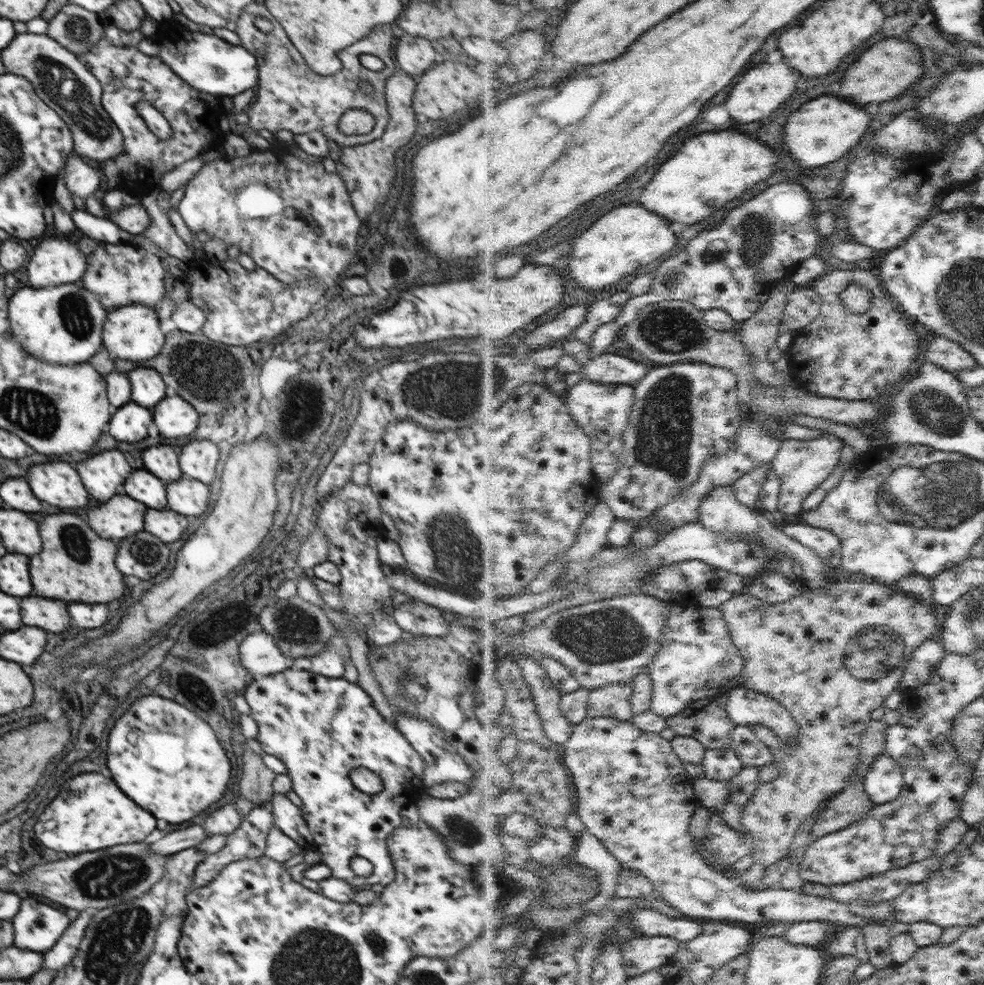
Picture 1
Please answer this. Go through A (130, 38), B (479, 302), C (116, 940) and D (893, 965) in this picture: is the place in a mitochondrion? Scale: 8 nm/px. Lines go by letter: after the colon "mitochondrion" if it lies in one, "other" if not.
A: other
B: other
C: mitochondrion
D: other

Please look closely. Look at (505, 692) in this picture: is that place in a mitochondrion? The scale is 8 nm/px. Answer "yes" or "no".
no

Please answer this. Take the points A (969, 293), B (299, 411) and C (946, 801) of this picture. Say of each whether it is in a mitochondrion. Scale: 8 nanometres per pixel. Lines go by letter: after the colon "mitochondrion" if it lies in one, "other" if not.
A: mitochondrion
B: mitochondrion
C: other

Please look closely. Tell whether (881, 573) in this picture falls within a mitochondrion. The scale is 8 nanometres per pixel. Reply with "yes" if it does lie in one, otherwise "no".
no

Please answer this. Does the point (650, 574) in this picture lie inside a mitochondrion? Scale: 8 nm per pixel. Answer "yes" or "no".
no

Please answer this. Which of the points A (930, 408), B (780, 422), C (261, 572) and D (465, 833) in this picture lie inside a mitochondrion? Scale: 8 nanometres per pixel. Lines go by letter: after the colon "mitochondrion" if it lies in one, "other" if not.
A: mitochondrion
B: other
C: other
D: mitochondrion

